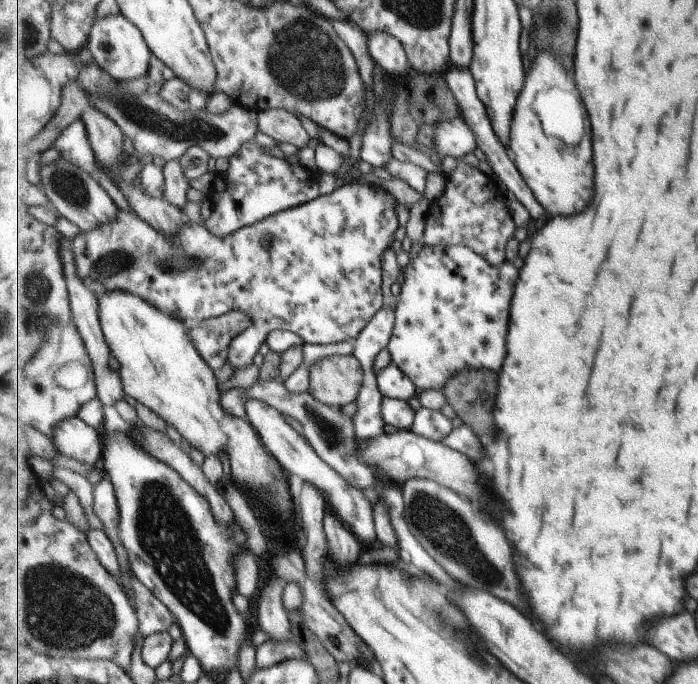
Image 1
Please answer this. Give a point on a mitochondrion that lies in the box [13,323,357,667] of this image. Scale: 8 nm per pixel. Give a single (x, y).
(166, 534)

